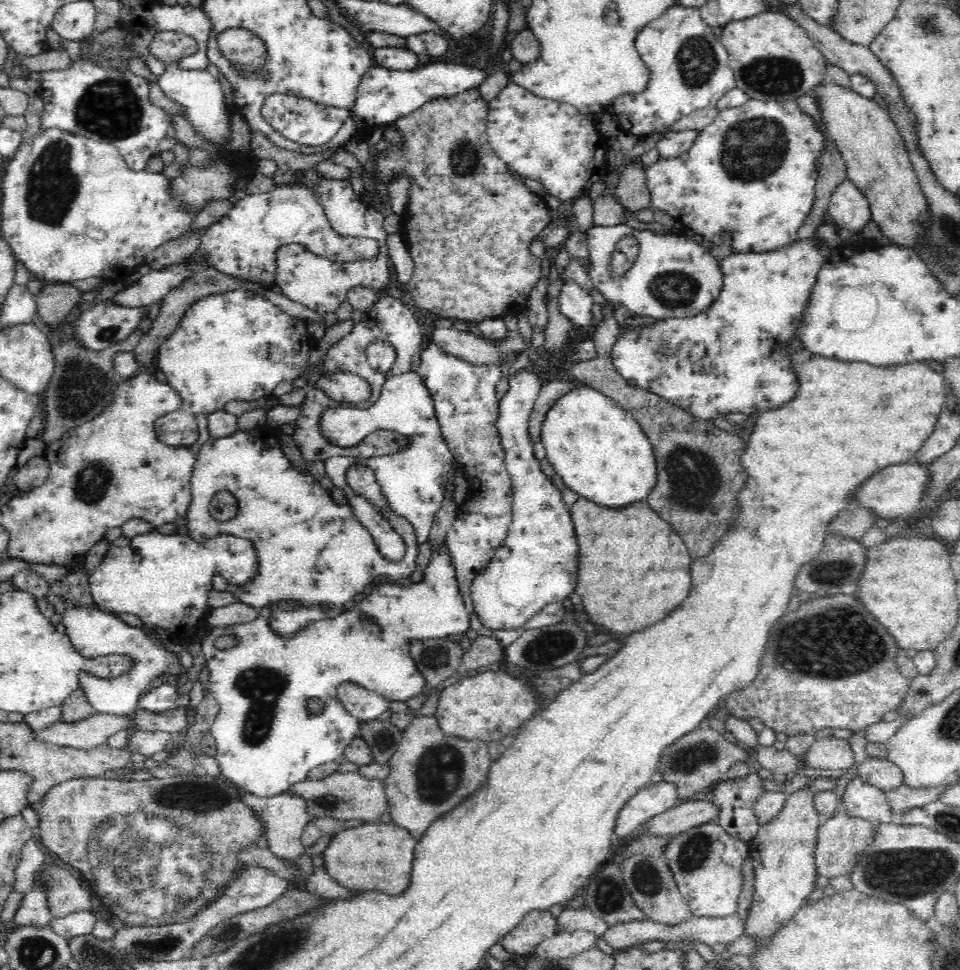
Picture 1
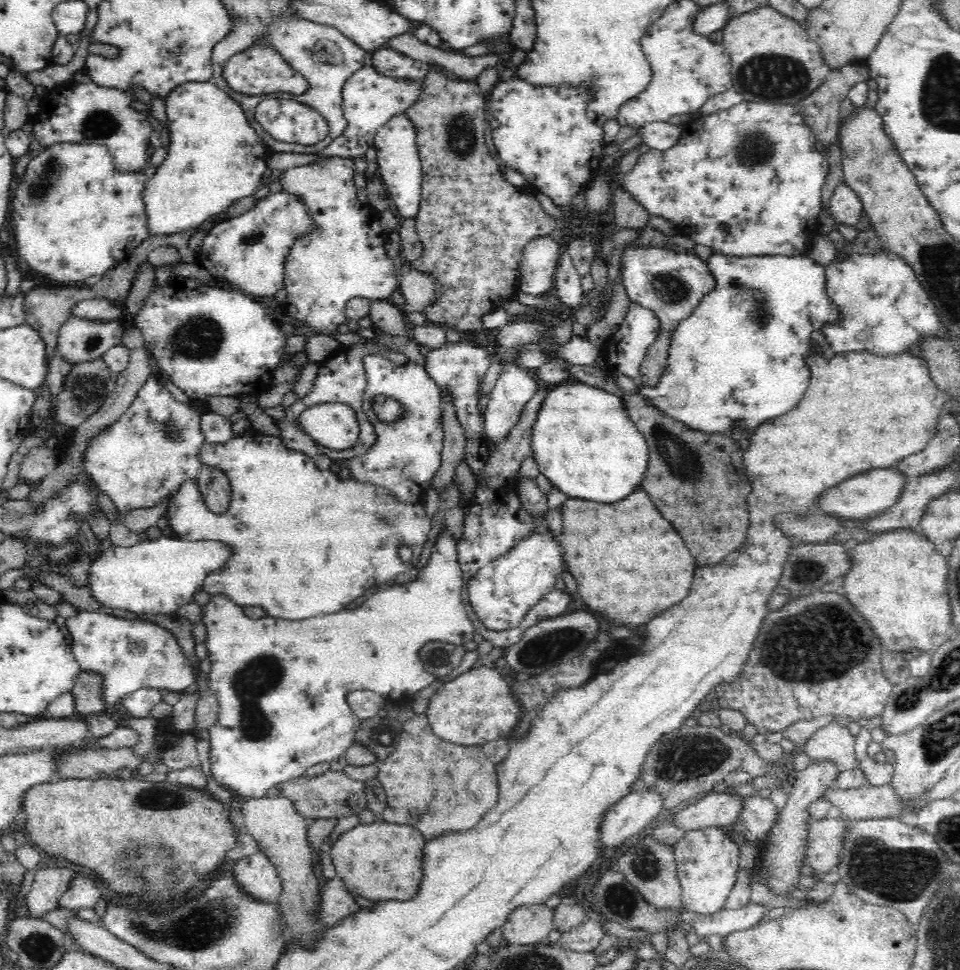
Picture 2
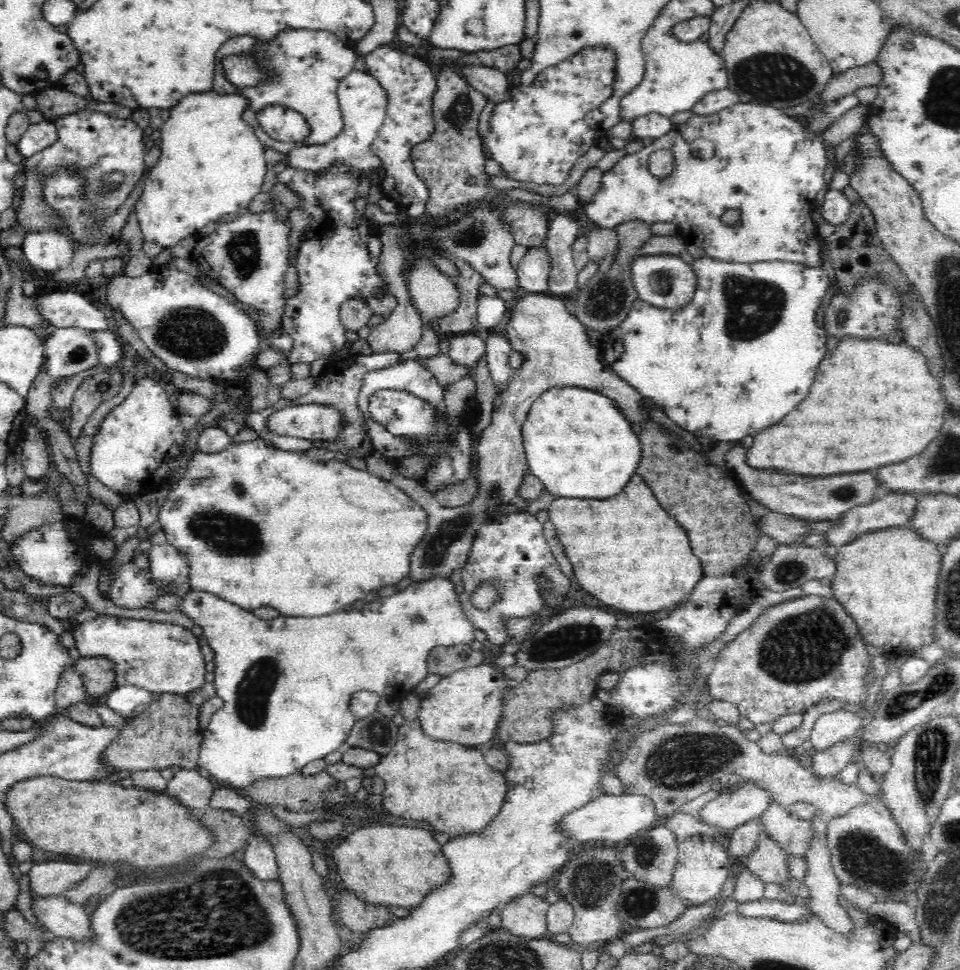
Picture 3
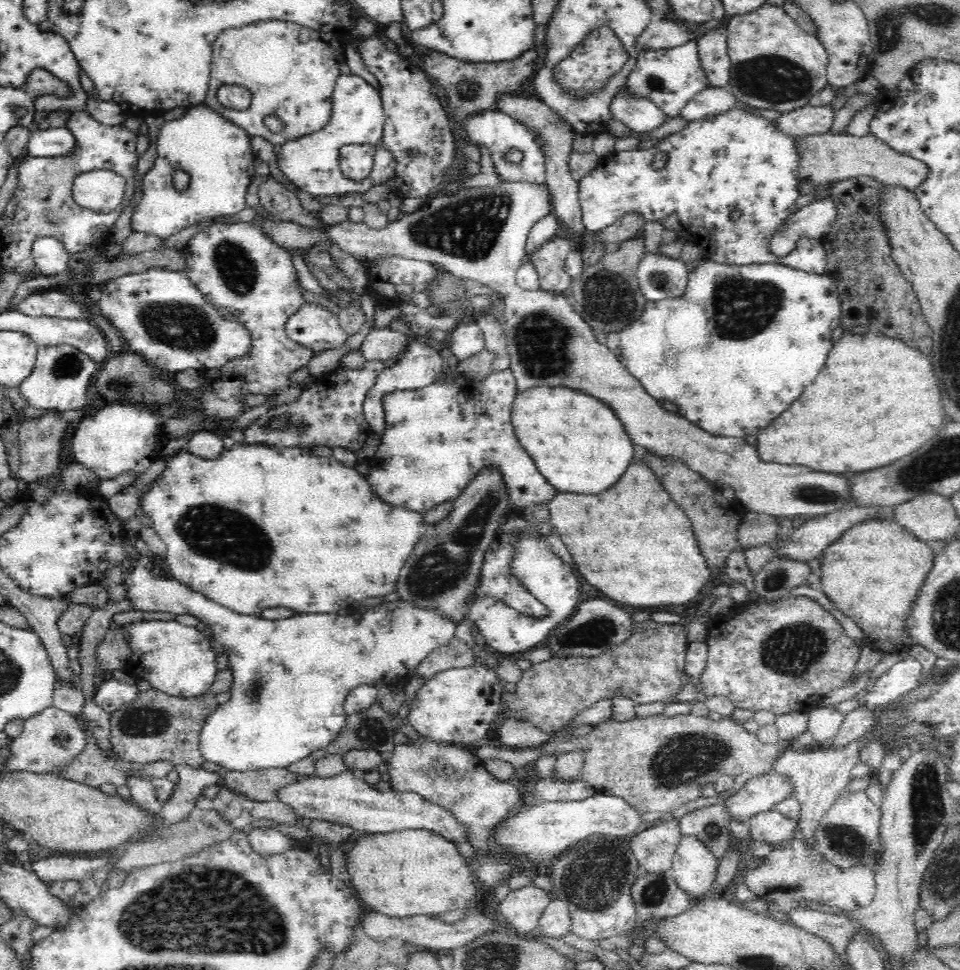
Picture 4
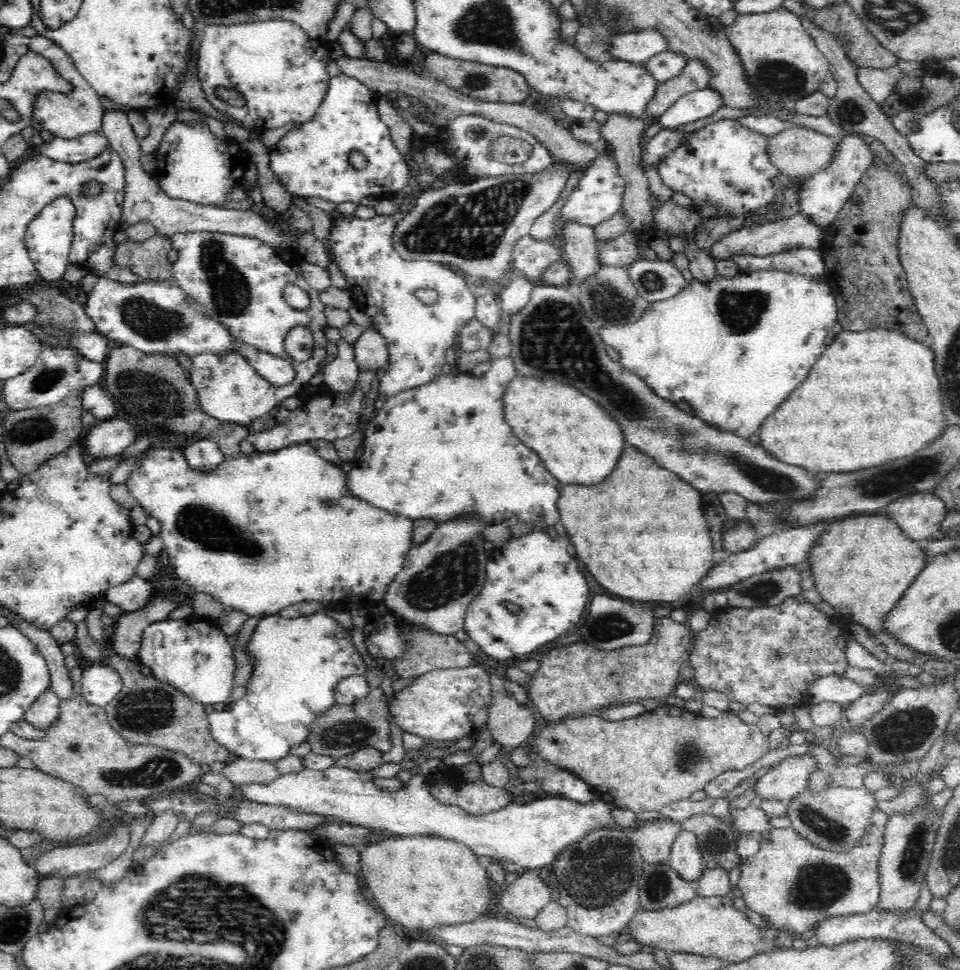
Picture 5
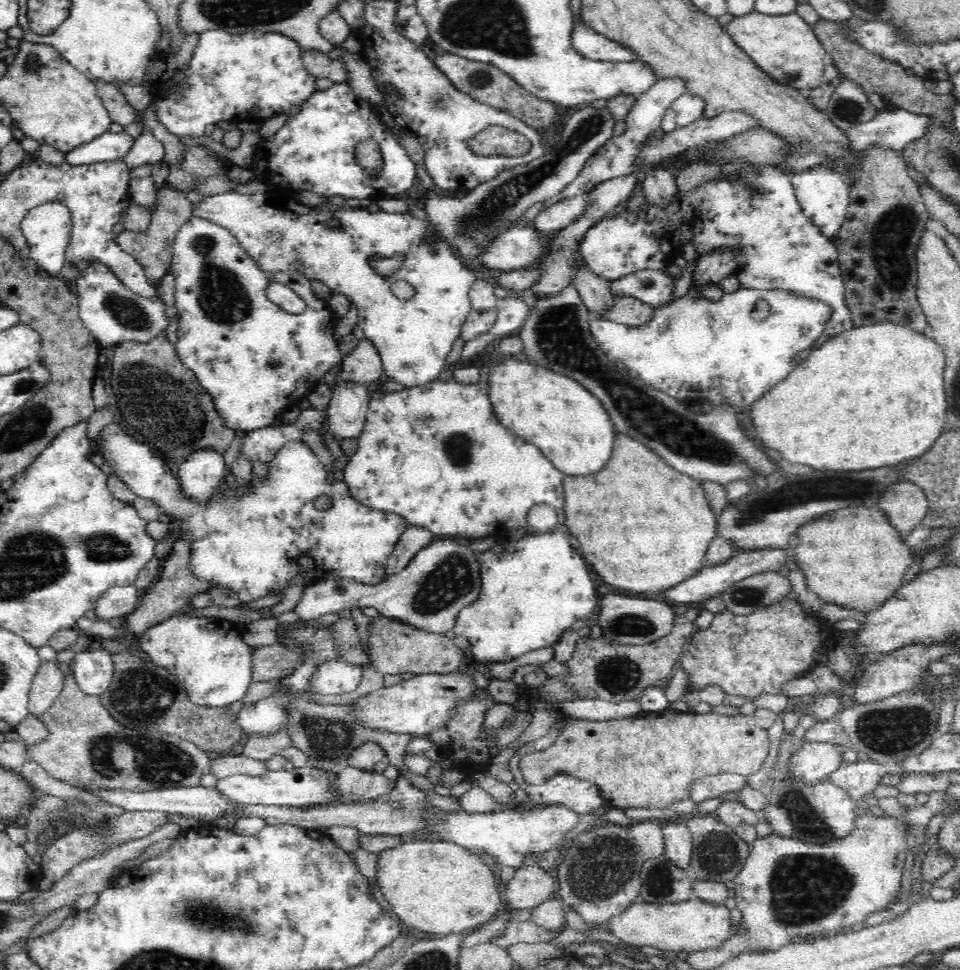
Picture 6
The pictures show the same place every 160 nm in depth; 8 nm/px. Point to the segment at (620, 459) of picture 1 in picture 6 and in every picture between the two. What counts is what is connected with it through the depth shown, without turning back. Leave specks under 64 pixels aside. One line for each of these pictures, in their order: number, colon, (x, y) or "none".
2: (584, 442)
3: (577, 441)
4: (578, 443)
5: (579, 443)
6: (571, 427)

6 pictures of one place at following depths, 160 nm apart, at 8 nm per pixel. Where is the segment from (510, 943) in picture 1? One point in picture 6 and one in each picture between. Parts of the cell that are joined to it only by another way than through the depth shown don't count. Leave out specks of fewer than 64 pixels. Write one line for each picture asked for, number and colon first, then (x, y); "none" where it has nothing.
2: (530, 924)
3: (525, 916)
4: (521, 909)
5: (524, 898)
6: (530, 886)

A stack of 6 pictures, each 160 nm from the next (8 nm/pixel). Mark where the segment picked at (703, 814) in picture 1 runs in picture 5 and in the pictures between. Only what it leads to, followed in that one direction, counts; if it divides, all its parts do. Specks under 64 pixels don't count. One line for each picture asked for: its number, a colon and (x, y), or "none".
2: (714, 810)
3: (737, 807)
4: (762, 793)
5: (786, 782)

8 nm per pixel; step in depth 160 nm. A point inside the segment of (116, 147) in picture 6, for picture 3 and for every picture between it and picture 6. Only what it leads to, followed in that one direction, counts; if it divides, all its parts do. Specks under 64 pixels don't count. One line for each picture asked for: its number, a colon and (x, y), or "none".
3: (38, 136)
4: (43, 142)
5: (87, 146)

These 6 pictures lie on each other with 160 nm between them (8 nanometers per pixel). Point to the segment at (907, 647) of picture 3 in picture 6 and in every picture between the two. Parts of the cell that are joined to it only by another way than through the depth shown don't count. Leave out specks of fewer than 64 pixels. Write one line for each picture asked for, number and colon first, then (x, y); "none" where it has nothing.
4: (873, 573)
5: (861, 566)
6: (855, 558)

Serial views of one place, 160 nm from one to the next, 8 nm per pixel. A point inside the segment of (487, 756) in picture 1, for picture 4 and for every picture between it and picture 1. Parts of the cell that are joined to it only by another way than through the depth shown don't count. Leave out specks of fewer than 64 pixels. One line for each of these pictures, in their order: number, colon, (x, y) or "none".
2: (434, 786)
3: (450, 786)
4: (451, 776)

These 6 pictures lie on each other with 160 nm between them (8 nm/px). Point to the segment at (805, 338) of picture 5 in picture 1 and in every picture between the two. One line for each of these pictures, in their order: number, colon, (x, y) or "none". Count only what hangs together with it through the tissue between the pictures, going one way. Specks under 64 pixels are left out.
1: (730, 358)
2: (740, 357)
3: (743, 353)
4: (760, 364)

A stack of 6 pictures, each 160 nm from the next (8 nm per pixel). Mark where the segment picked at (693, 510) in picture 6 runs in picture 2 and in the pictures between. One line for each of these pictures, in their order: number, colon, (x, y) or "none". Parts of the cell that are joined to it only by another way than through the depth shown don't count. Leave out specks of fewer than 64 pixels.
2: (626, 552)
3: (628, 552)
4: (633, 542)
5: (644, 534)

